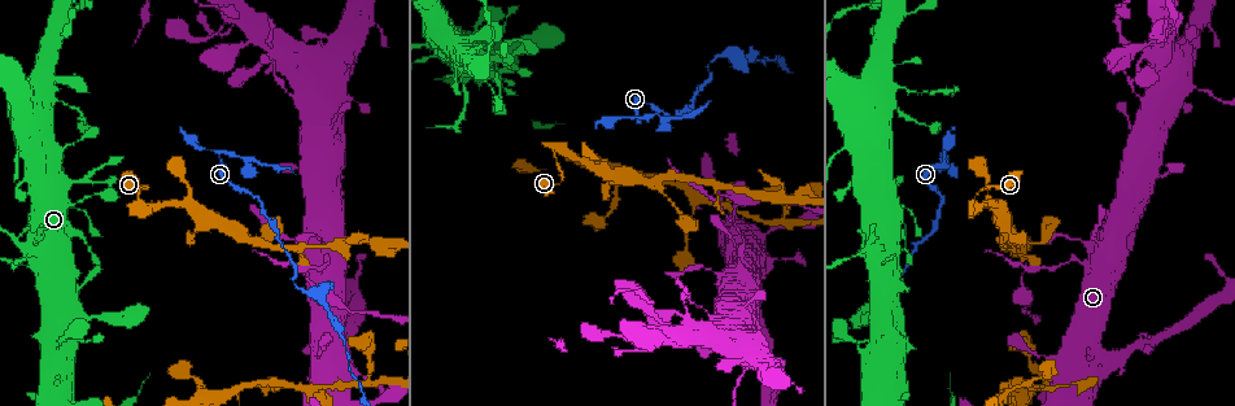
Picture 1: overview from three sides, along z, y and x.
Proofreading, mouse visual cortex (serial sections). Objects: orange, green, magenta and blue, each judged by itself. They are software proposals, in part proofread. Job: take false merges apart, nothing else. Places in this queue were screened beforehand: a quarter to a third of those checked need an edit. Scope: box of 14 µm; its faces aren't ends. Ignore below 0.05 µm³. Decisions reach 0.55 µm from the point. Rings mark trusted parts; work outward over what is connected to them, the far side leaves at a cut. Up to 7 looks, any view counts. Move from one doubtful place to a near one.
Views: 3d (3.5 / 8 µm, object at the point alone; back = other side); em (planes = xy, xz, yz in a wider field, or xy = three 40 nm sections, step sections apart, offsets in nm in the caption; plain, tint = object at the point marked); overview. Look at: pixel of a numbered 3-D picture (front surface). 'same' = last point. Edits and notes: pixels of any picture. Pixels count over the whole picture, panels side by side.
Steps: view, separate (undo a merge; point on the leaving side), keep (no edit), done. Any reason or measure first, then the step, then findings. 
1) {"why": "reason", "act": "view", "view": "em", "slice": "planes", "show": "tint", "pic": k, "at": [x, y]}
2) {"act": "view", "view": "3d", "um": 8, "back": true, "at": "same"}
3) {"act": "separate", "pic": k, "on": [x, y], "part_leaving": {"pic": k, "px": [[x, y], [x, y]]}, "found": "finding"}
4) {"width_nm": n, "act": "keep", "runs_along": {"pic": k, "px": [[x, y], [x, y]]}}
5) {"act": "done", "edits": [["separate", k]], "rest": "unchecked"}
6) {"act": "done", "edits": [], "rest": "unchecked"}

{"why": "calibre changes", "act": "view", "view": "3d", "um": 3.5, "pic": 1, "at": [1197, 26]}

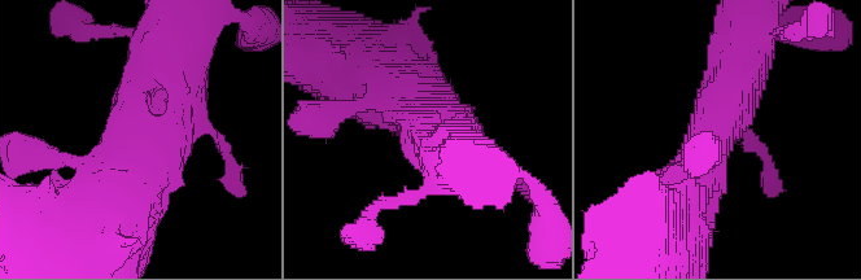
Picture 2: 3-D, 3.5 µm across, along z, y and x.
{"act": "view", "view": "em", "slice": "xy", "step": 3, "show": "tint", "pic": 2, "at": [134, 126]}

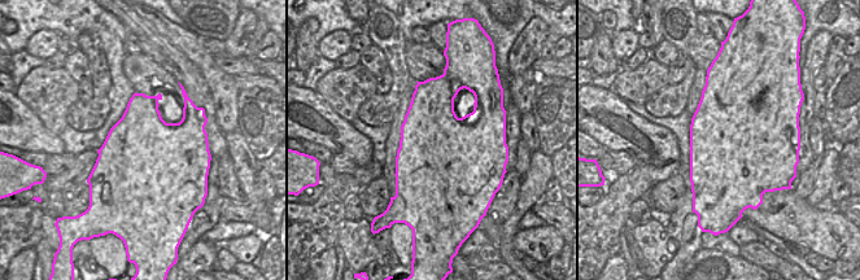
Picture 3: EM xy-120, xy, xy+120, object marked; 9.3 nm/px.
{"act": "keep", "runs_along": {"pic": 2, "px": [[668, 214], [734, 106], [742, 70]]}, "found": "one cell here"}

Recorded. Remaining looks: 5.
{"why": "calibre changes", "act": "view", "view": "3d", "um": 3.5, "pic": 1, "at": [298, 98]}

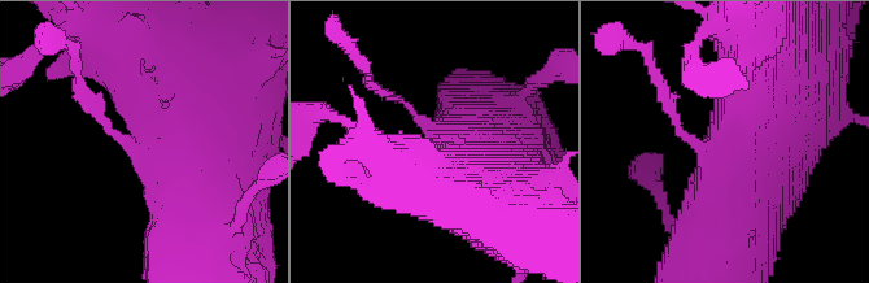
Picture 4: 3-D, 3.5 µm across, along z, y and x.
{"arm_widths_nm": [100, 800], "act": "view", "view": "em", "slice": "xy", "step": 1, "show": "plain", "pic": 4, "at": [148, 152]}

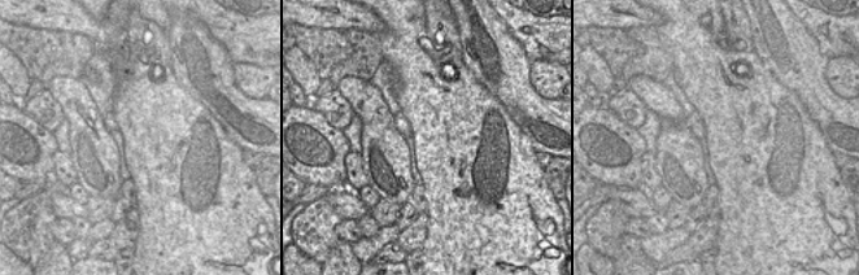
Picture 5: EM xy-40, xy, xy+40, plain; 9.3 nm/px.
{"why": "where the object lies", "act": "view", "view": "em", "slice": "xy", "step": 1, "show": "tint", "at": "same"}

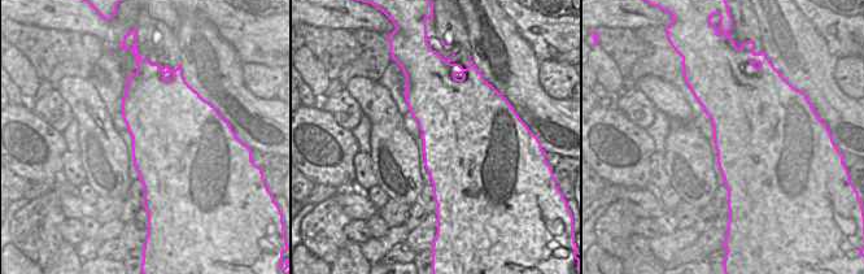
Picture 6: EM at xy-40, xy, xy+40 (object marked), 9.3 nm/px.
{"act": "keep", "runs_along": {"pic": 4, "px": [[195, 184], [191, 152], [139, 152], [91, 104]]}, "found": "all the same cell"}

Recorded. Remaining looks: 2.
{"why": "narrows sharply", "act": "view", "view": "3d", "um": 3.5, "pic": 1, "at": [732, 232]}

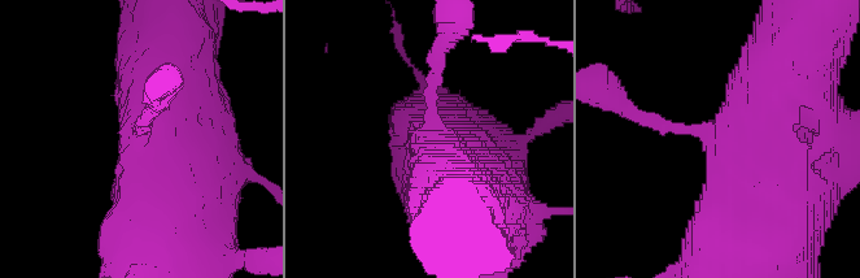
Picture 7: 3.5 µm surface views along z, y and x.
{"act": "keep", "runs_along": {"pic": 7, "px": [[759, 109], [720, 260]]}, "found": "all the same cell"}

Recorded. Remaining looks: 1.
{"act": "done", "edits": [], "rest": "unchecked"}

